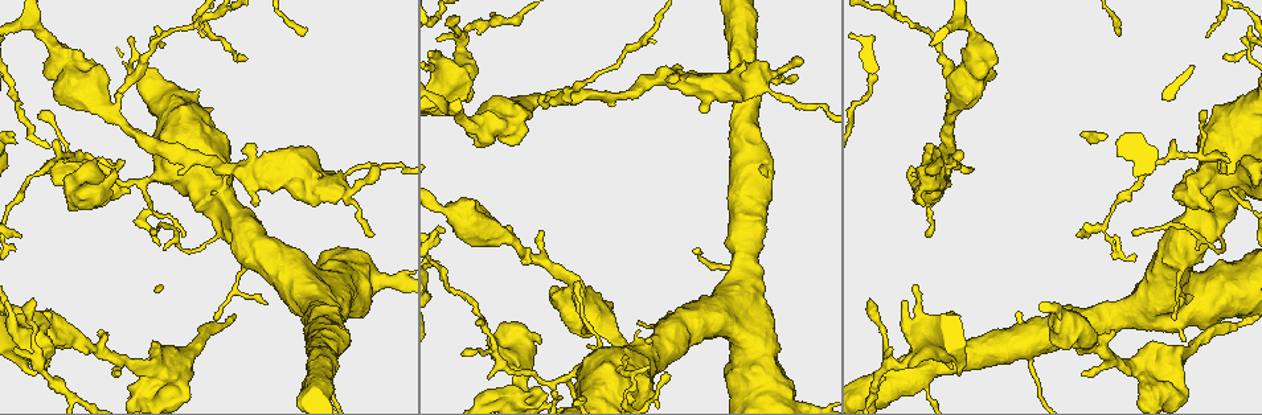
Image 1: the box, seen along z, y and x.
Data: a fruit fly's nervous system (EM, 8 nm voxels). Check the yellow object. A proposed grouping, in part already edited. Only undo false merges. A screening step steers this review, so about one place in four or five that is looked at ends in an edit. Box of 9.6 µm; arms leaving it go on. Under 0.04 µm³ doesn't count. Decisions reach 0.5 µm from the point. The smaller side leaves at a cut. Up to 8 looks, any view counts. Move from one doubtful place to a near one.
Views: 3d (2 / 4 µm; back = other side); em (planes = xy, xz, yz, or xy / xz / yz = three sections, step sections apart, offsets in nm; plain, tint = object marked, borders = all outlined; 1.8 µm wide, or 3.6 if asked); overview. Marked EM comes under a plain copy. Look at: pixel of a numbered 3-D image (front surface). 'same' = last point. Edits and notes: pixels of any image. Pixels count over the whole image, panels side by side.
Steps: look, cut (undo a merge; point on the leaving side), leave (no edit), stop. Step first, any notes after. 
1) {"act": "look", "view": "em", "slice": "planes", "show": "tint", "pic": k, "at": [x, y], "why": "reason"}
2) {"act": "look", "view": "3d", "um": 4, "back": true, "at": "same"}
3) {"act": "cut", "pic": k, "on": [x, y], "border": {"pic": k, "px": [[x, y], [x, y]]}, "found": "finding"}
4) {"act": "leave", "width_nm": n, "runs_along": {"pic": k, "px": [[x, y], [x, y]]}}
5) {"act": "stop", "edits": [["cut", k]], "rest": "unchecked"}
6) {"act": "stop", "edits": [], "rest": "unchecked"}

{"act": "look", "view": "em", "um": 3.6, "slice": "planes", "show": "tint", "pic": 1, "at": [207, 186], "why": "sudden change in width"}

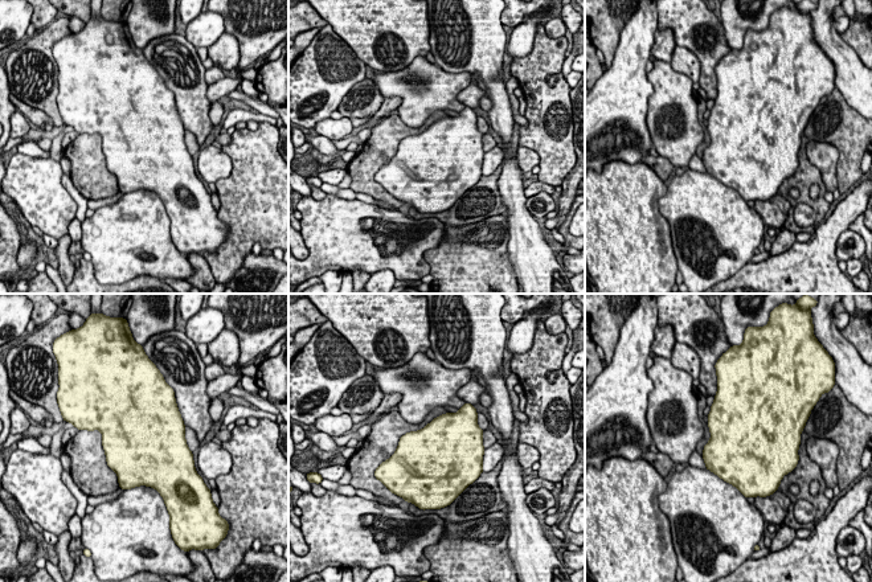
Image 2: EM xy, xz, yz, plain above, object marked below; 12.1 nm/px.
{"act": "leave", "found": "continuous, no second cell"}

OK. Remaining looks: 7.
{"act": "look", "view": "em", "um": 3.6, "slice": "xz", "step": 16, "show": "tint", "pic": 1, "at": [310, 299], "why": "calibre changes"}

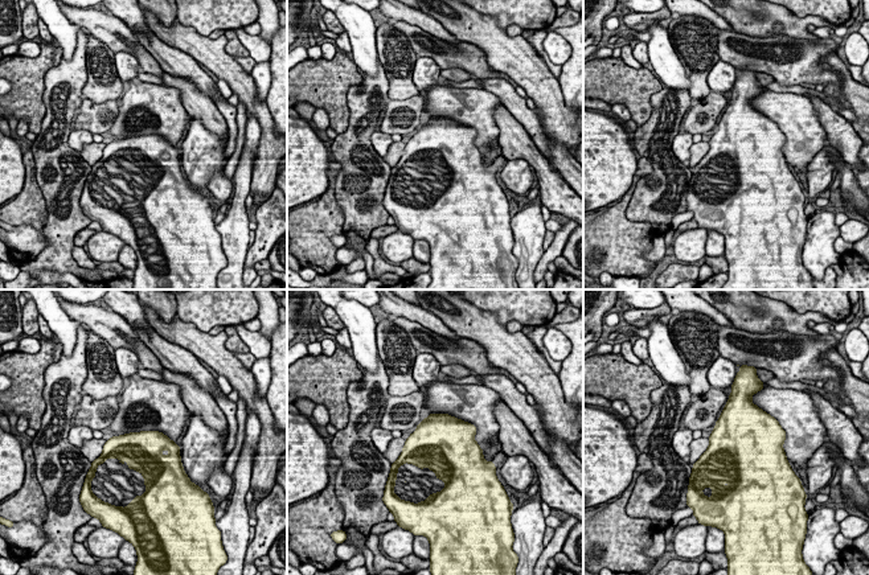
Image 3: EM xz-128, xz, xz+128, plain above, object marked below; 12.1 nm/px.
{"act": "look", "view": "em", "um": 3.6, "slice": "planes", "show": "tint", "at": "same", "why": "cut it another way"}

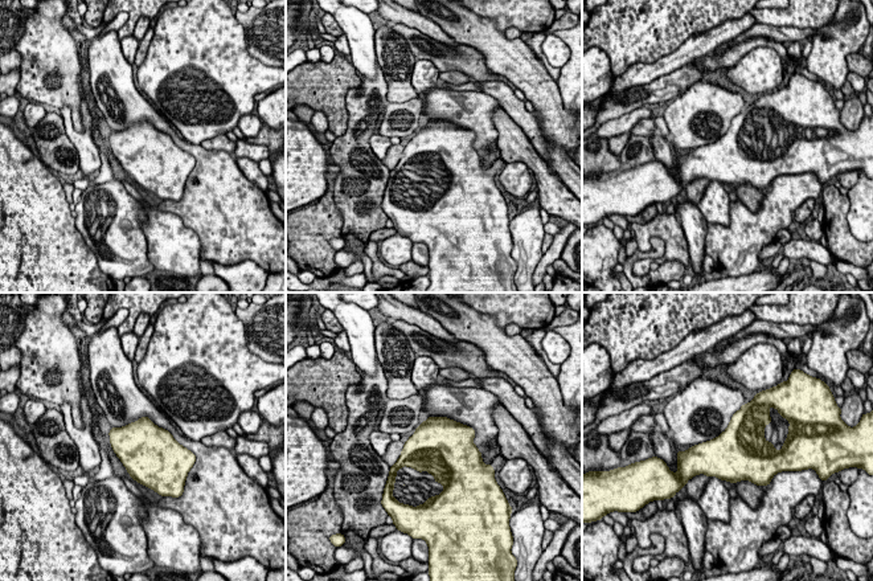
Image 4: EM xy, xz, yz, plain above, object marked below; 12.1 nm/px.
{"act": "leave", "width_nm": 650, "found": "one cell here"}

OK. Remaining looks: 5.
{"act": "look", "view": "3d", "um": 4, "pic": 1, "at": [320, 181], "why": "calibre changes"}

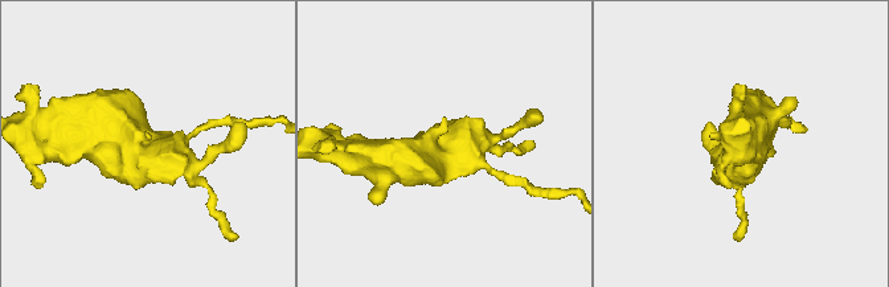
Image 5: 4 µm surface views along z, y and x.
{"act": "look", "view": "em", "um": 3.6, "slice": "yz", "step": 8, "show": "tint", "pic": 5, "at": [145, 149]}

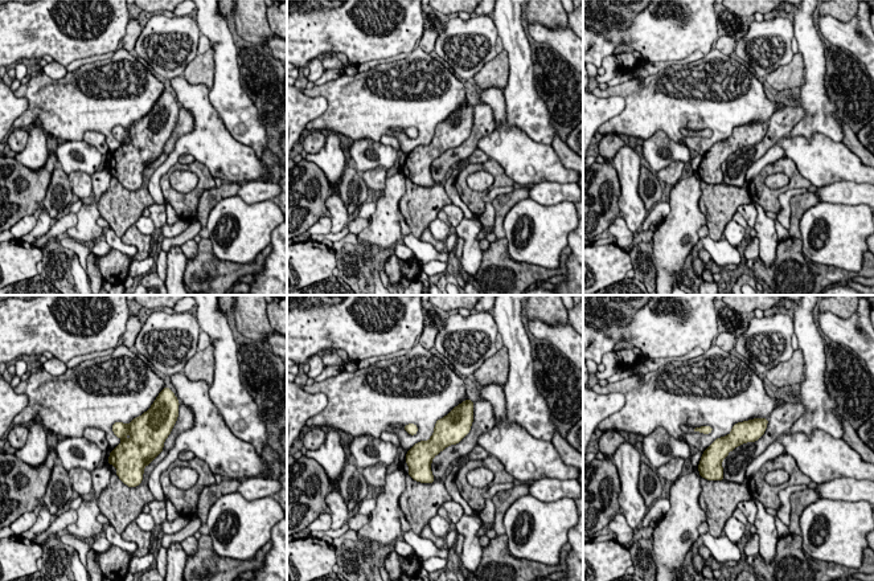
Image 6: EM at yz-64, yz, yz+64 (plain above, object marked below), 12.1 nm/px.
{"act": "leave", "width_nm": 220, "runs_along": {"pic": 6, "px": [[455, 412], [423, 455], [423, 479]]}, "found": "all the same cell"}

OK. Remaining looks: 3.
{"act": "look", "view": "3d", "um": 2, "back": true, "pic": 1, "at": [1152, 369], "why": "calibre changes"}

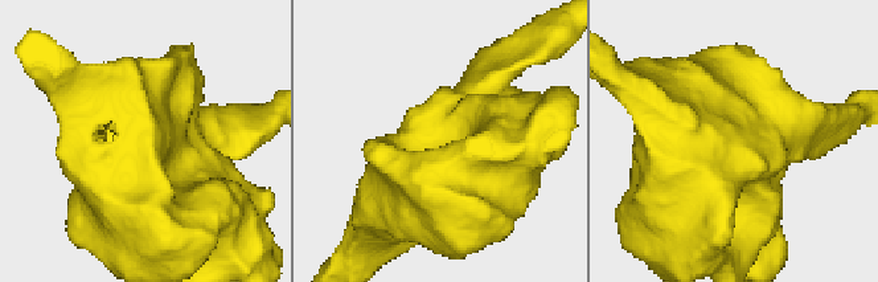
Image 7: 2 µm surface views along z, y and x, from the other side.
{"act": "look", "view": "em", "slice": "yz", "step": 8, "show": "tint", "pic": 7, "at": [450, 135], "arms": 4}

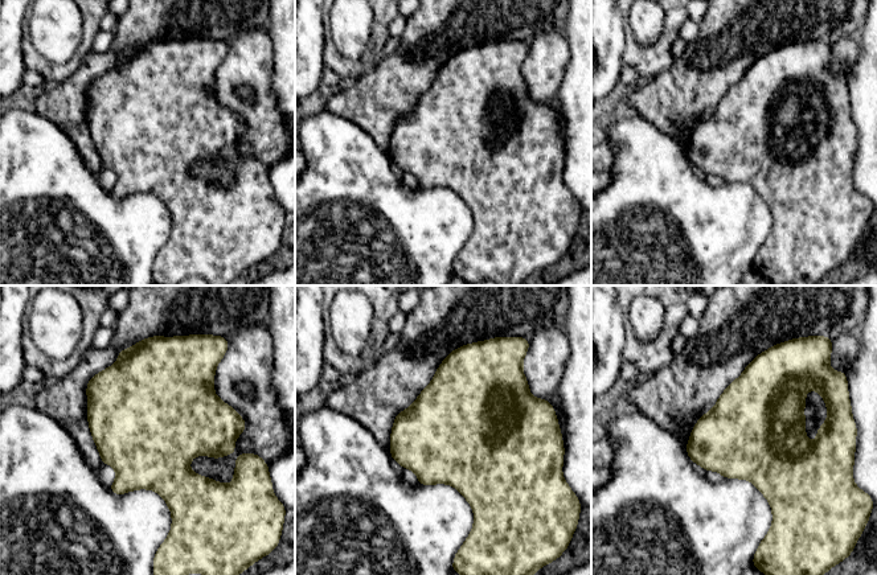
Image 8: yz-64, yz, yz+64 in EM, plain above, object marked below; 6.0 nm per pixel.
{"act": "leave", "found": "all the same cell"}

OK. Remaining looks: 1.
{"act": "stop", "edits": [], "rest": "unchecked"}

